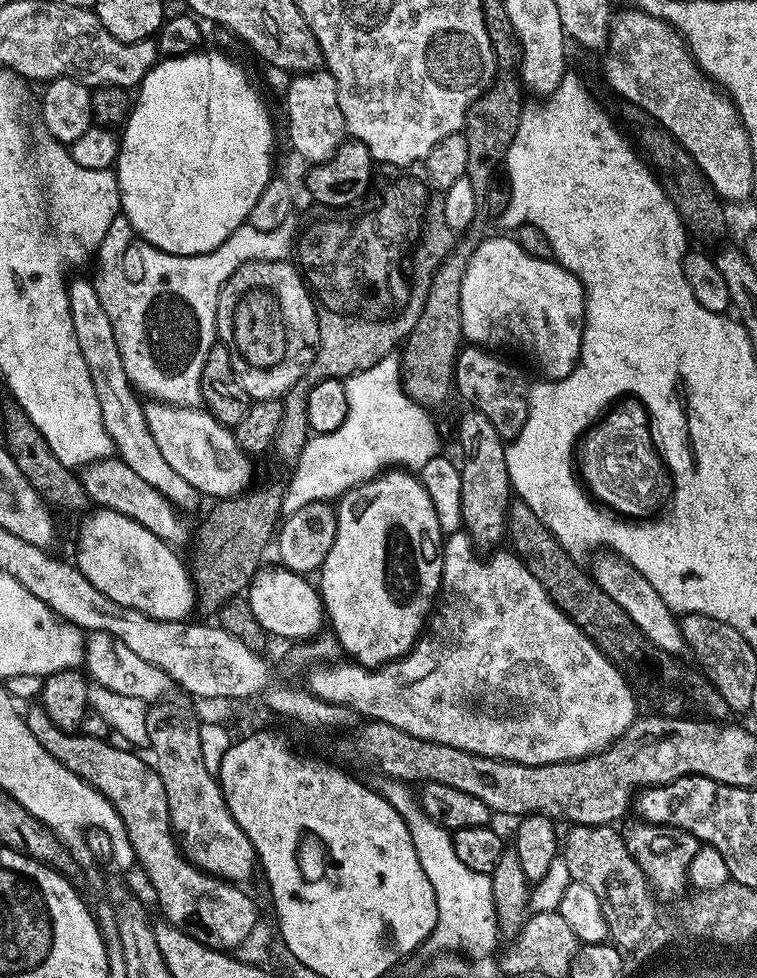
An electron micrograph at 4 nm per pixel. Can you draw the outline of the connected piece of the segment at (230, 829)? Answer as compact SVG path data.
M179 694L173 700L163 698L151 705L146 714L146 728L149 731L151 763L156 772L162 778L162 786L166 786L166 802L172 819L172 831L178 837L179 847L183 855L191 863L195 864L202 872L209 872L212 876L219 876L221 880L233 882L245 882L255 873L258 868L256 851L246 838L246 834L234 822L230 810L224 801L224 795L220 789L219 779L206 770L206 762L202 762L202 738L200 737L201 722L196 717L193 705L189 697Z

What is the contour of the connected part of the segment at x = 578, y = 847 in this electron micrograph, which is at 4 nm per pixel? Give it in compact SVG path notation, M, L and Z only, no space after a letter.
M577 824L569 829L568 837L562 840L562 855L573 881L590 886L598 894L612 944L622 950L627 944L636 943L651 924L652 907L658 901L638 862L626 850L626 843L615 827Z

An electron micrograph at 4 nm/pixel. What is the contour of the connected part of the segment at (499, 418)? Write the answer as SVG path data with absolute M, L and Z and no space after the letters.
M484 346L461 347L456 358L454 386L468 403L465 405L486 414L487 420L494 425L494 430L498 430L501 438L511 442L516 439L522 426L526 426L530 379L518 365L500 356L503 355Z

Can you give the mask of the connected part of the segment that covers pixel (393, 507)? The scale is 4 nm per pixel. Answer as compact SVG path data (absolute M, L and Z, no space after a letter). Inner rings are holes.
M384 470L364 481L362 484L349 488L343 496L339 497L336 509L336 533L334 544L330 546L330 554L326 554L326 562L318 573L318 591L324 606L324 614L327 623L332 623L331 635L335 636L336 643L345 652L345 657L351 658L355 663L364 668L378 668L381 664L388 664L391 660L405 656L420 639L420 633L426 627L426 621L440 595L440 583L442 582L442 562L444 561L444 549L442 547L446 536L441 532L438 524L438 516L435 514L434 505L430 500L430 494L423 488L419 475L407 470Z

